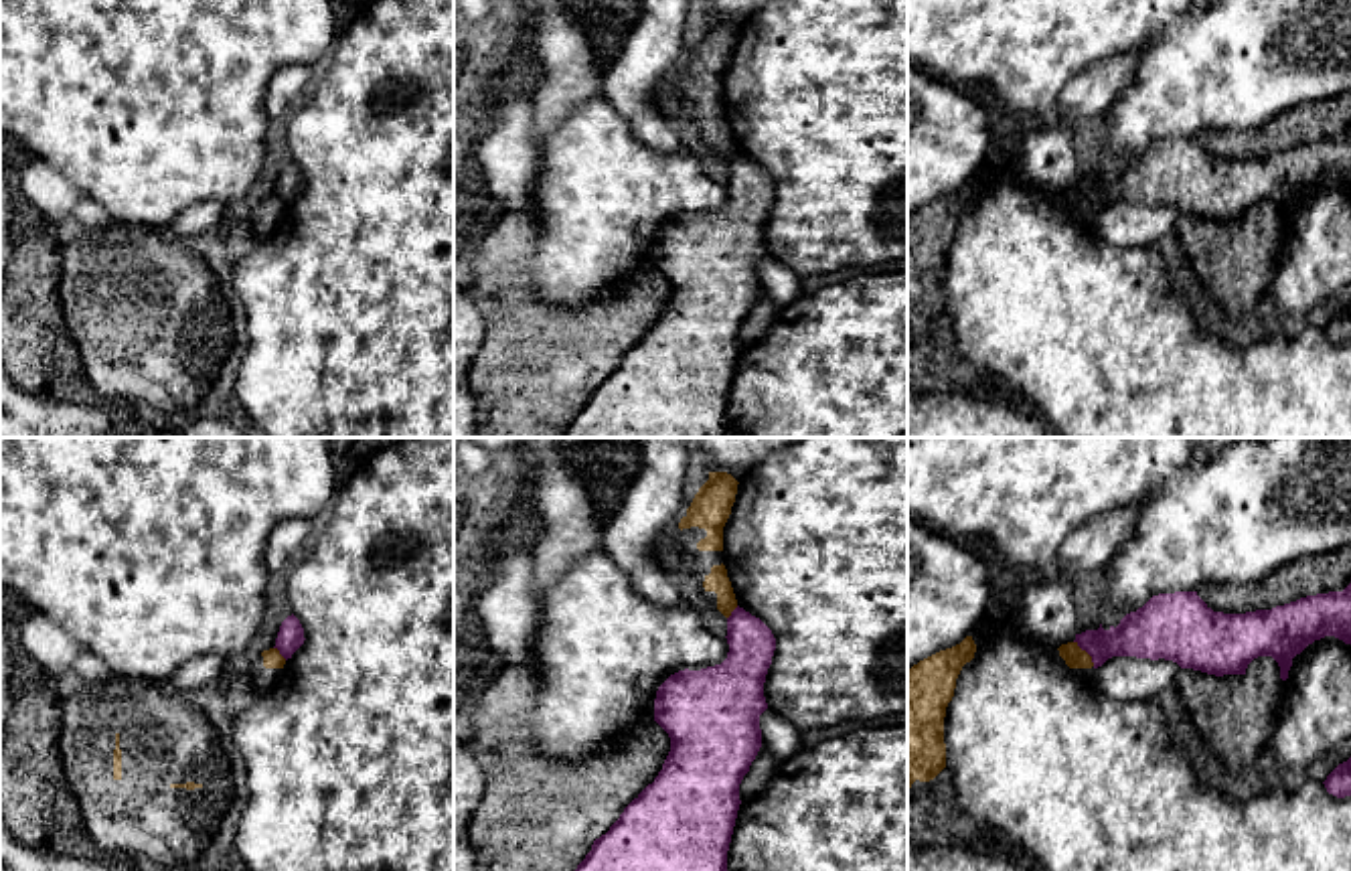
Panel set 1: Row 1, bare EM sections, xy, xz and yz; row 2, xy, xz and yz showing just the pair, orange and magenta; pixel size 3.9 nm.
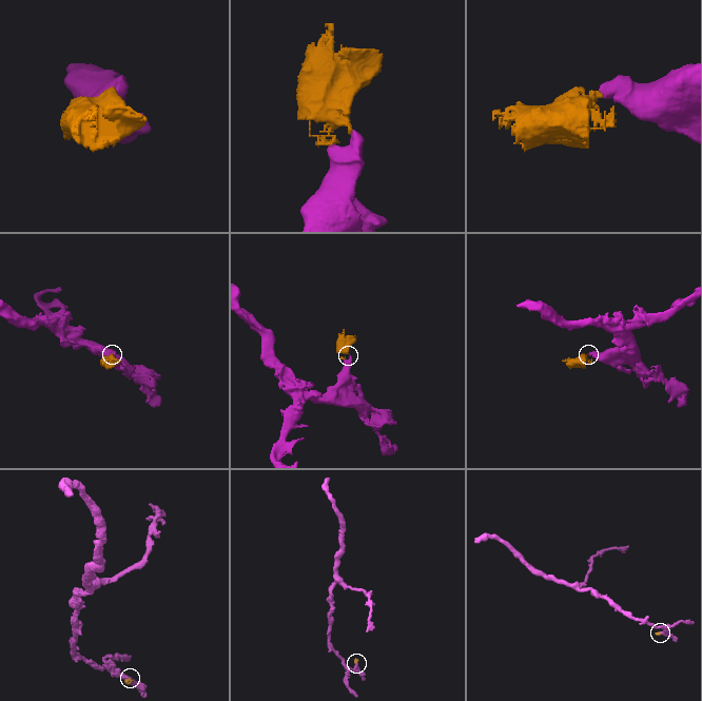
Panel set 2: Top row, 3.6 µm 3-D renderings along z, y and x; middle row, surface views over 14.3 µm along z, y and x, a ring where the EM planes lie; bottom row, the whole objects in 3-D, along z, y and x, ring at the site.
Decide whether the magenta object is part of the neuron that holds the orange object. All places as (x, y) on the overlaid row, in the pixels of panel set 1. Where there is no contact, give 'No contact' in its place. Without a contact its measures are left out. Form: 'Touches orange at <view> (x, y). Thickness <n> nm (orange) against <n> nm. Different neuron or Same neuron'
Touches orange at yz (1086, 653). Thickness 90 nm (orange) against 190 nm. Different neuron

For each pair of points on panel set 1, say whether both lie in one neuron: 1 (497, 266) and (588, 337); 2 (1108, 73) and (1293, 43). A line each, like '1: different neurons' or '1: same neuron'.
1: same neuron
2: different neurons

